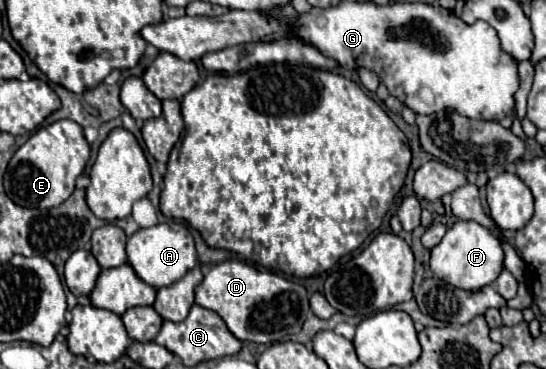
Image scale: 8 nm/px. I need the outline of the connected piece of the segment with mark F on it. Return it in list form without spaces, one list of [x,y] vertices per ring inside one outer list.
[[[459,220],[447,230],[439,246],[431,248],[429,268],[437,278],[455,288],[481,290],[483,286],[491,284],[503,270],[503,250],[499,240],[485,226],[473,220]]]

